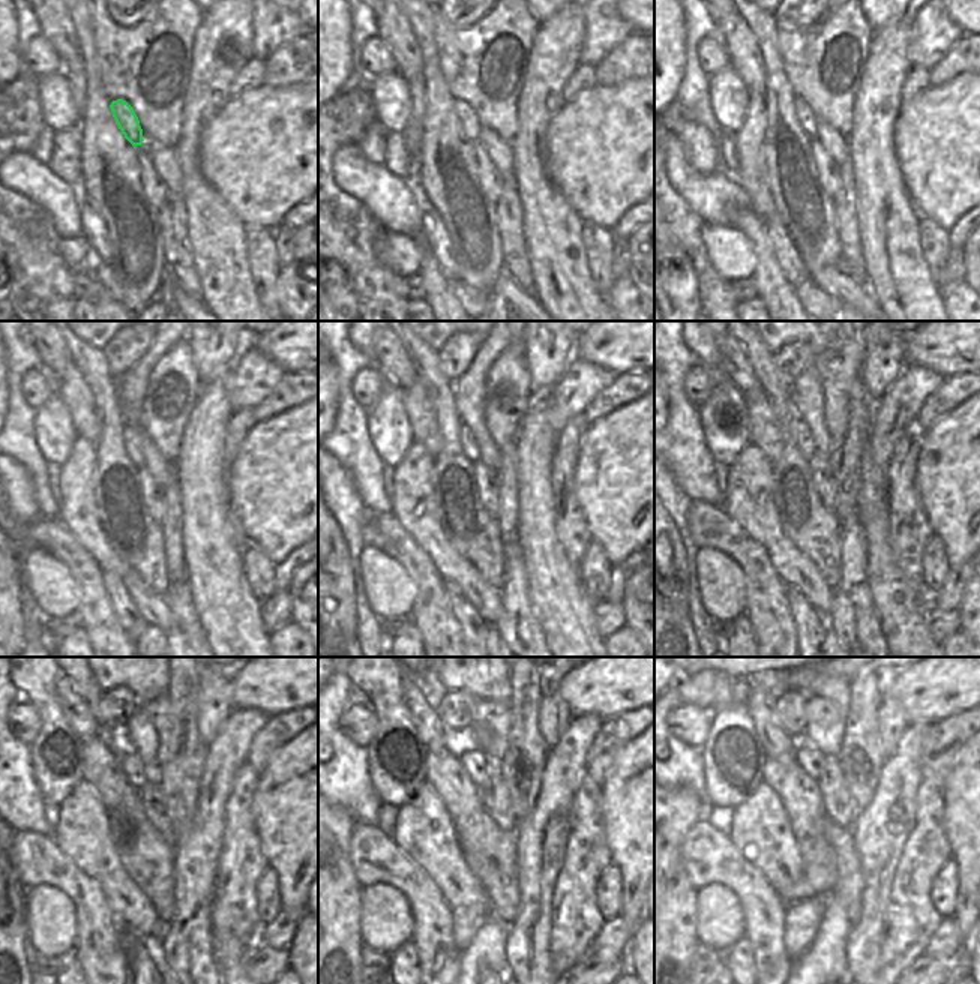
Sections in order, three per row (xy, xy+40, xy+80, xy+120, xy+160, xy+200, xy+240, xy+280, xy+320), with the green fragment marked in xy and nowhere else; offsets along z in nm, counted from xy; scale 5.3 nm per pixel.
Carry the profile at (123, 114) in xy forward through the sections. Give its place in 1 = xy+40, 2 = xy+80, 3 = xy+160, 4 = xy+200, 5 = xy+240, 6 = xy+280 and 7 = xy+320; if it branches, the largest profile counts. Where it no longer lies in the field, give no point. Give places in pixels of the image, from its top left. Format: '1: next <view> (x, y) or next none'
1: next xy+40 (468, 122)
2: next xy+80 (805, 116)
3: next xy+160 (467, 438)
4: next xy+200 (802, 432)
5: next xy+240 (131, 762)
6: next xy+280 (473, 759)
7: next xy+320 (811, 761)

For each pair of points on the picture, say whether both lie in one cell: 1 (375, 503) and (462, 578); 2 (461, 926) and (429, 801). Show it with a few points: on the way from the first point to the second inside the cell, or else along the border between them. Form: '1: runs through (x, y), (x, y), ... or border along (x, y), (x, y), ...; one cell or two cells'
1: border along (389, 498), (392, 510); two cells
2: border along (452, 909), (474, 909), (483, 920); two cells

